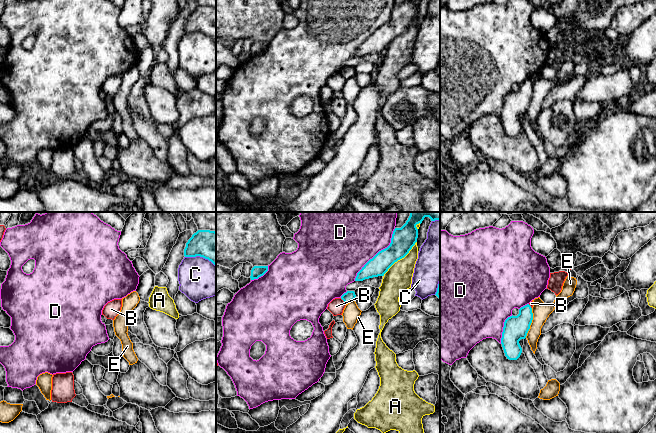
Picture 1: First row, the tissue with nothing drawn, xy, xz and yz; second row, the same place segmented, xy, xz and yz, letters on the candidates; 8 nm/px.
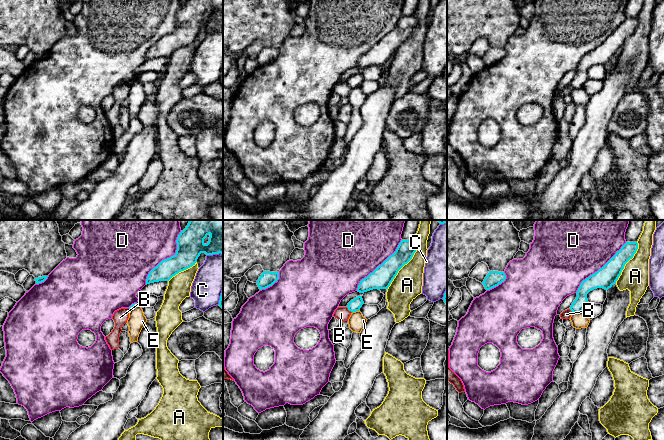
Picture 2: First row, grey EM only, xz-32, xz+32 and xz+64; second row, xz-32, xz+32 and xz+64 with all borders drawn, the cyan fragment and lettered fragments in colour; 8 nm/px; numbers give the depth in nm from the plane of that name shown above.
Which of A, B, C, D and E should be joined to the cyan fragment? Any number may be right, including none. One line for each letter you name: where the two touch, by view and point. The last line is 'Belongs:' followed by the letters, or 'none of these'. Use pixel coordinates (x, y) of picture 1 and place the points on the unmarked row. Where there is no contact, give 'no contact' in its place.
Belongs: none of these

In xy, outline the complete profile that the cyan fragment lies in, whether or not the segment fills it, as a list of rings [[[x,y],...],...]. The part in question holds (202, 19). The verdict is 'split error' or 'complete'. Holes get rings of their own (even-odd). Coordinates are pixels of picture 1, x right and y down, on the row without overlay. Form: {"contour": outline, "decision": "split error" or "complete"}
{"contour": [[[198,6],[186,19],[185,33],[200,32],[208,35],[216,42],[216,8]]], "decision": "complete"}

